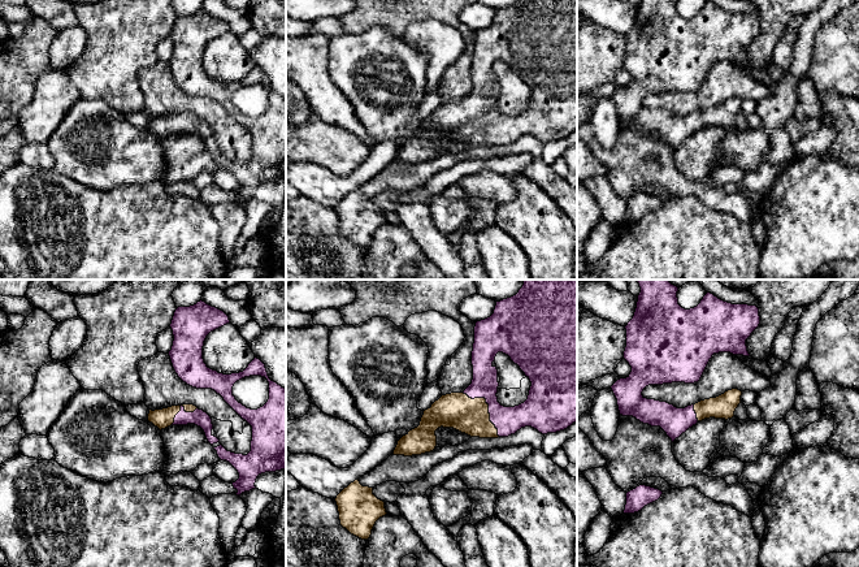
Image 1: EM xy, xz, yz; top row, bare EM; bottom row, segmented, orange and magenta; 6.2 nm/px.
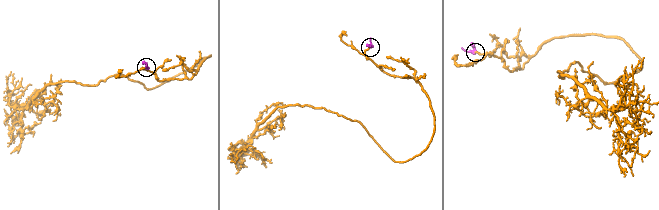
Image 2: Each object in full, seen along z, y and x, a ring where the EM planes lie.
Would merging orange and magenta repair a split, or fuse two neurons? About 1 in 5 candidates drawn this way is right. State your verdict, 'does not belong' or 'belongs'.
belongs

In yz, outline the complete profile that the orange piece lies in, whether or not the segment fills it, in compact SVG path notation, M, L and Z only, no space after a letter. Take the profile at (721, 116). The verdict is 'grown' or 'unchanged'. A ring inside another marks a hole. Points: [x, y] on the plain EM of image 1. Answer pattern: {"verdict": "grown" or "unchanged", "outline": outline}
{"verdict": "grown", "outline": "M641 0L634 25L625 35L624 68L632 75L632 81L626 87L620 87L611 95L620 124L633 125L651 135L660 135L672 151L704 127L732 127L741 112L742 100L738 98L728 99L716 107L704 108L685 117L647 108L642 100L648 94L698 91L713 62L730 61L750 65L746 48L759 33L760 25L756 14L732 13L711 1L707 1L697 16L685 18L678 13L677 0Z"}

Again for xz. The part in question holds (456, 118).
{"verdict": "grown", "outline": "M519 0L516 4L496 10L494 22L474 35L472 60L473 88L463 101L442 104L430 117L424 120L420 134L403 144L394 164L421 164L437 155L435 139L441 135L454 137L470 146L498 147L515 143L532 135L542 143L556 142L577 130L577 0ZM498 61L503 61L520 75L530 88L528 108L515 116L504 116L498 111L498 78L493 74Z"}

